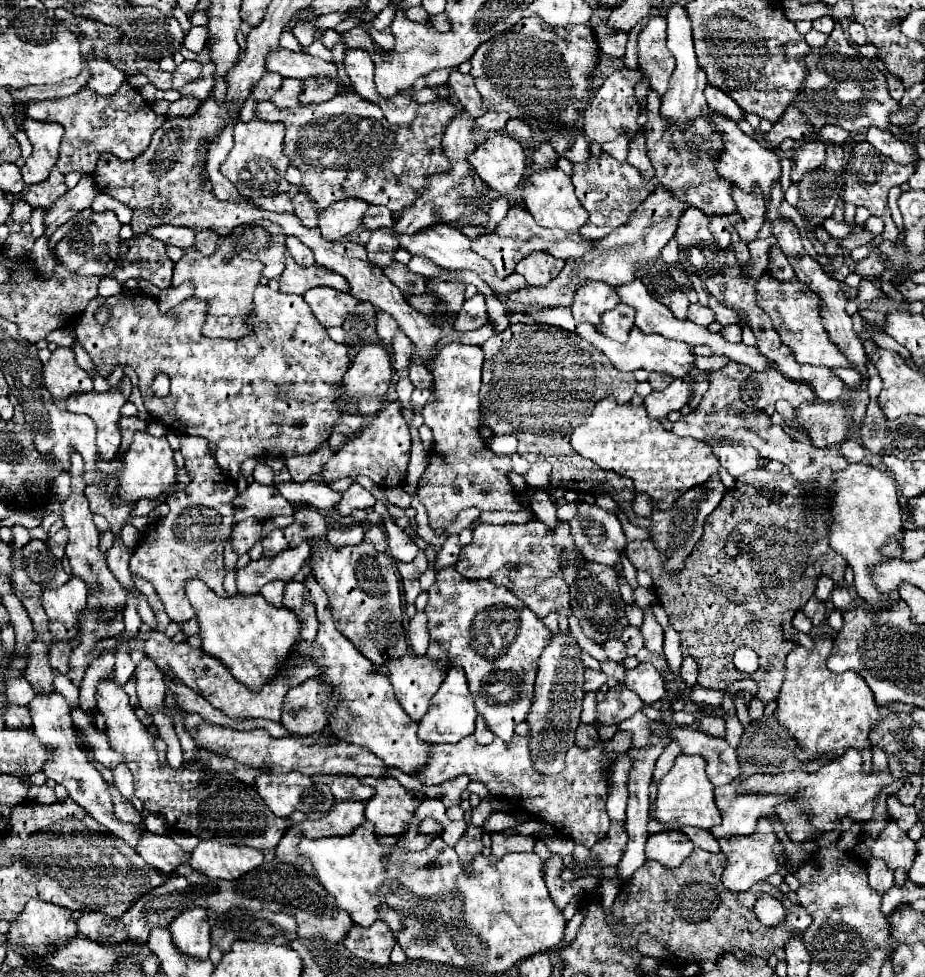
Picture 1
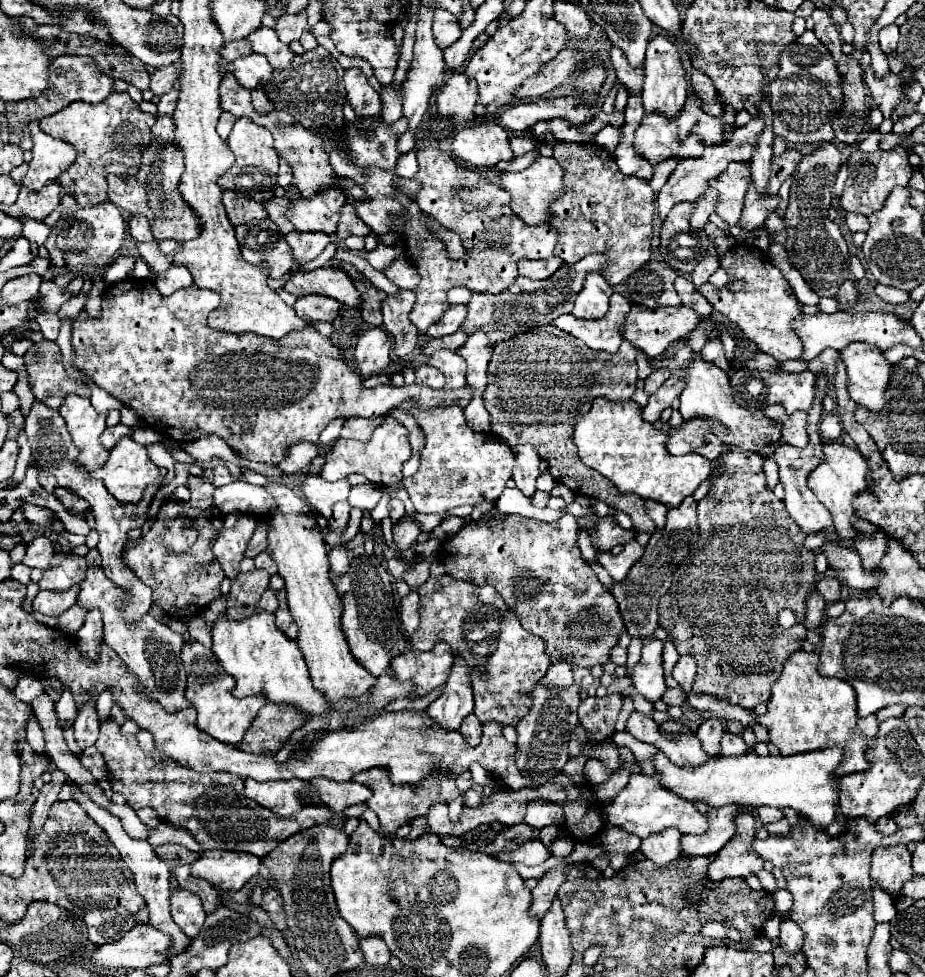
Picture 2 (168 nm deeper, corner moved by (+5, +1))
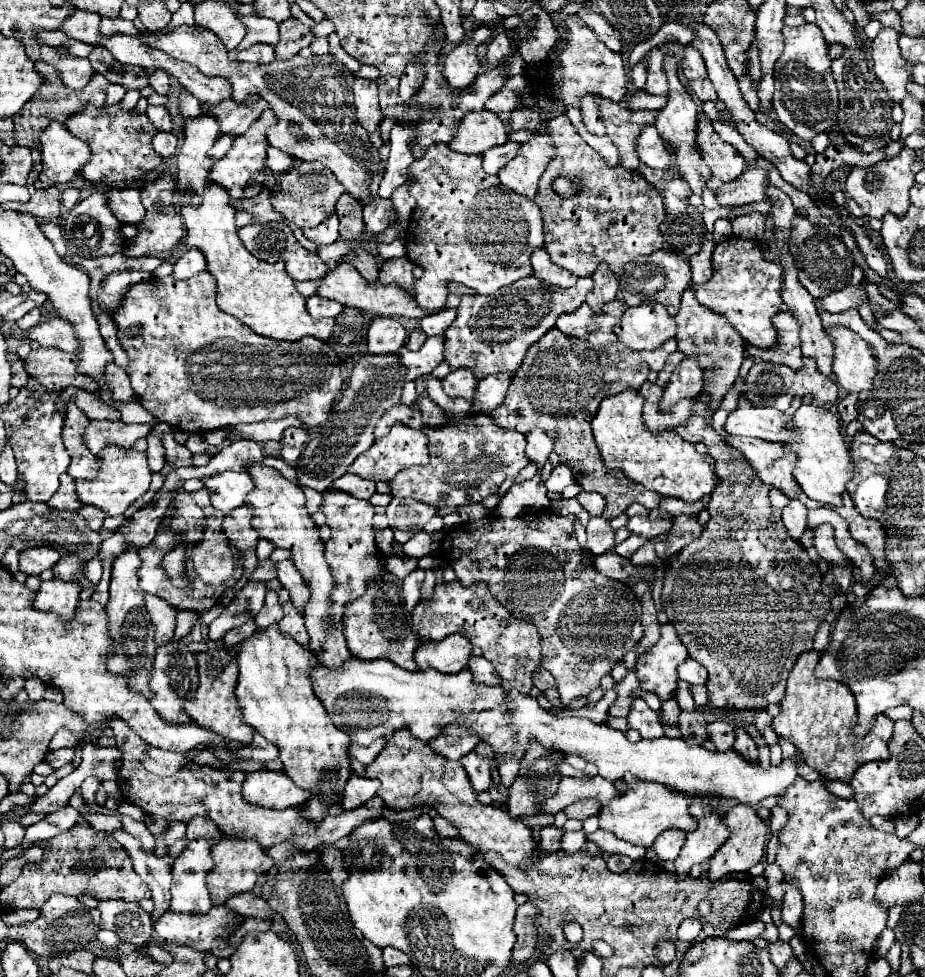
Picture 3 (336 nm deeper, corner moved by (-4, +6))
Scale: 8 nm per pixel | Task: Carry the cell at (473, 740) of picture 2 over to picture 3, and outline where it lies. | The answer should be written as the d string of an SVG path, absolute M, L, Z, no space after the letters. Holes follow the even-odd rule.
M452 723L450 727L446 727L446 733L438 735L436 739L430 741L430 745L434 745L434 751L444 755L446 759L462 759L478 743L480 743L478 735L474 735L462 723Z

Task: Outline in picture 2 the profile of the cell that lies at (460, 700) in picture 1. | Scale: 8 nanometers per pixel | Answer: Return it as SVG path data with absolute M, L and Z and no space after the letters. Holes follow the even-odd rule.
M459 656L451 668L443 694L429 704L425 714L445 730L457 730L465 716L473 712L473 690L469 680L469 666Z

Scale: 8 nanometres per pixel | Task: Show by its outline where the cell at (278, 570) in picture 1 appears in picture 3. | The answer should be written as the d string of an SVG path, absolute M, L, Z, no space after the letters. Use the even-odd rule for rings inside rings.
M248 581L232 599L232 603L222 611L222 615L210 623L208 637L212 641L222 639L230 629L244 625L246 621L254 619L264 605L266 597L266 581Z

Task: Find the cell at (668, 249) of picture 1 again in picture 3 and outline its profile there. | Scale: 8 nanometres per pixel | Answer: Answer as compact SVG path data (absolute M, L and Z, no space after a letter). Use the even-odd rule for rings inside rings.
M690 355L678 365L678 371L672 373L664 397L660 401L660 411L668 413L680 399L686 397L696 397L698 391L702 389L702 375L704 369L698 365L698 355Z

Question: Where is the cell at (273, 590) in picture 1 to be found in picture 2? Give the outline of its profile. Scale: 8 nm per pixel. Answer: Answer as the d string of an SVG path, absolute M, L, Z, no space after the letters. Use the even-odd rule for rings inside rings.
M267 588L267 592L261 596L261 600L259 600L259 604L257 604L257 612L261 612L261 610L267 610L267 612L275 614L275 612L277 612L277 606L279 606L279 604L277 604L275 592Z

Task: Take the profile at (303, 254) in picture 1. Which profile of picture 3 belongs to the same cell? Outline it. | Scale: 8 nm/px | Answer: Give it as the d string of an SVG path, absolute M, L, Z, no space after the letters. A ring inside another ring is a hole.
M332 215L324 223L320 223L318 227L304 229L304 235L306 235L306 239L310 239L318 247L320 245L330 245L330 243L338 241L340 239L340 233L338 233L338 217Z

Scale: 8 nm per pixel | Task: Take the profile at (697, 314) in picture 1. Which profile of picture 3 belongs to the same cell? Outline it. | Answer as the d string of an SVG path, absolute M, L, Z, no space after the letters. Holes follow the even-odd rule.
M660 303L628 307L614 333L634 351L652 351L676 335L676 319Z

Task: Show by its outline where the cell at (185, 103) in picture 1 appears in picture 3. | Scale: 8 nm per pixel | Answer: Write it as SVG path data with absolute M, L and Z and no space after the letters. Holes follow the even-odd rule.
M158 131L152 139L154 151L160 153L164 159L170 159L176 155L176 147L178 147L178 135L172 131Z

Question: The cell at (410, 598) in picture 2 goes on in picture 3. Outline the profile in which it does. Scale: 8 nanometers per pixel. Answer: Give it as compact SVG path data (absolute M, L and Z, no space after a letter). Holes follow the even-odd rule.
M414 569L404 581L402 581L402 595L404 595L404 603L408 611L414 611L416 605L420 603L420 587L424 581L424 571L422 569Z

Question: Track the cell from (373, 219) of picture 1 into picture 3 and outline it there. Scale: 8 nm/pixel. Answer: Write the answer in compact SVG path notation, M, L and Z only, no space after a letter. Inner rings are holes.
M342 195L336 203L336 215L340 219L340 237L346 241L358 239L364 231L364 221L362 221L362 205L350 197Z

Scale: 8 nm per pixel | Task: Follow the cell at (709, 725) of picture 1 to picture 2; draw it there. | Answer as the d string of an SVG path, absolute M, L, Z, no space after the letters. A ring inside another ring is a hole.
M707 720L699 726L697 730L697 738L701 740L701 746L703 750L709 754L709 756L717 756L719 754L719 742L721 742L721 736L723 736L723 724L719 720Z

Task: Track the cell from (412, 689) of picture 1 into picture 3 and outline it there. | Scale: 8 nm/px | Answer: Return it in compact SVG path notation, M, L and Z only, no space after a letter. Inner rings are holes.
M448 635L442 641L428 641L418 647L414 661L418 669L438 669L442 673L458 673L466 667L472 643L464 635Z

